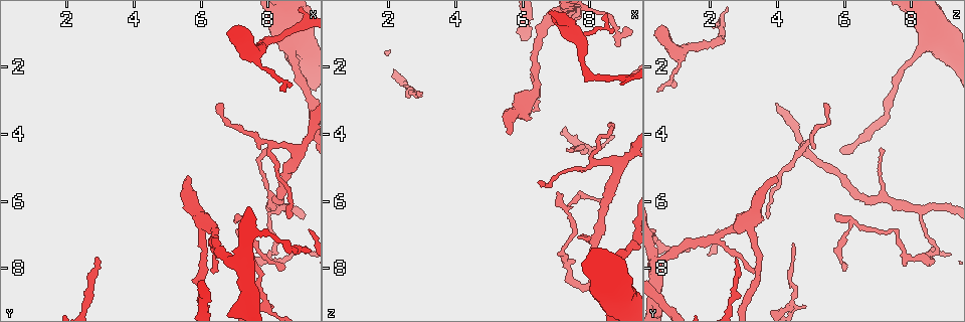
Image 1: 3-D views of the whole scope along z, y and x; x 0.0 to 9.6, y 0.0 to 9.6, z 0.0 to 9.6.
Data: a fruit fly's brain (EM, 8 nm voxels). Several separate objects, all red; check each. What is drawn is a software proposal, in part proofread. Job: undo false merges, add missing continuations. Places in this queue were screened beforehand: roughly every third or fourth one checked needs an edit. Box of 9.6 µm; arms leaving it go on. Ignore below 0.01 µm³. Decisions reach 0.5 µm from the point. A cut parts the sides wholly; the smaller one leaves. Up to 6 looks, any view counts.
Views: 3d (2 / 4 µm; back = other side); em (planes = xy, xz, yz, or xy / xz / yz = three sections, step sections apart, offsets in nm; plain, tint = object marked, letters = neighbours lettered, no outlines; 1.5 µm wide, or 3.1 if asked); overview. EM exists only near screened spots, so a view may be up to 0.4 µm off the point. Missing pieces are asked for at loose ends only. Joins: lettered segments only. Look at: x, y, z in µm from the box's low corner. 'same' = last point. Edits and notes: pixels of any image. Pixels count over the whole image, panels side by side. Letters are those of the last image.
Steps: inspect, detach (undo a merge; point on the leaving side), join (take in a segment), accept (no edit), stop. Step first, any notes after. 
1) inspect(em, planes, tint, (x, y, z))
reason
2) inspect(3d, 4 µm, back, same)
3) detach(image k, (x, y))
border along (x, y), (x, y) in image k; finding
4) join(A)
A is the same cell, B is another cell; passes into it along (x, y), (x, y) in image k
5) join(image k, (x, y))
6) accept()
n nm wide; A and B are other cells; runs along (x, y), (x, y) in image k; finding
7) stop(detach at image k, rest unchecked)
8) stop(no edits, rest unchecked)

inspect(3d, 2 µm, back, (8.25, 7.40, 8.70))
abrupt turn

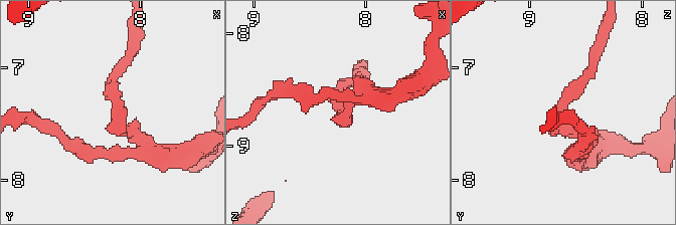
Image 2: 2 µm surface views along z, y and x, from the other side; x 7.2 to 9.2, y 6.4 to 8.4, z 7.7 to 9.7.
inspect(em, planes, letters, (8.16, 7.44, 8.70))
3 arms; now the EM

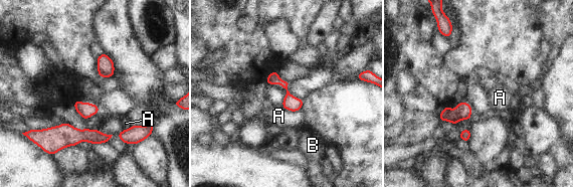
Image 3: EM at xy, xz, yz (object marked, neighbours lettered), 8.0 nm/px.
detach(image 3, (463, 110))
70 nm wide; A and B are other cells; two cells meet here

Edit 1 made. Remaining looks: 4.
inspect(em, planes, tint, (6.40, 7.10, 2.20))
abrupt turn

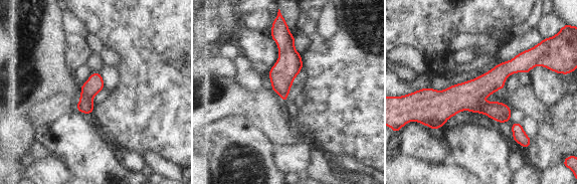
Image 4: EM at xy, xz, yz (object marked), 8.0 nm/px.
inspect(em, planes, letters, same)
what lies round it

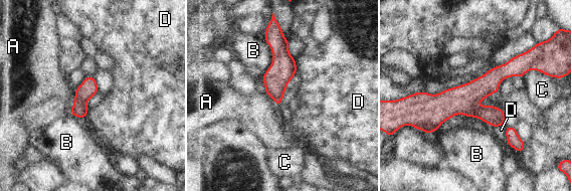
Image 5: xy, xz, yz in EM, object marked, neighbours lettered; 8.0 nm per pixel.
accept()
A, B, C and D are other cells; runs along (528, 66), (460, 101), (415, 100) in image 5; continuous, no second cell

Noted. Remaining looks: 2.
stop(detach at image 3, rest unchecked)

